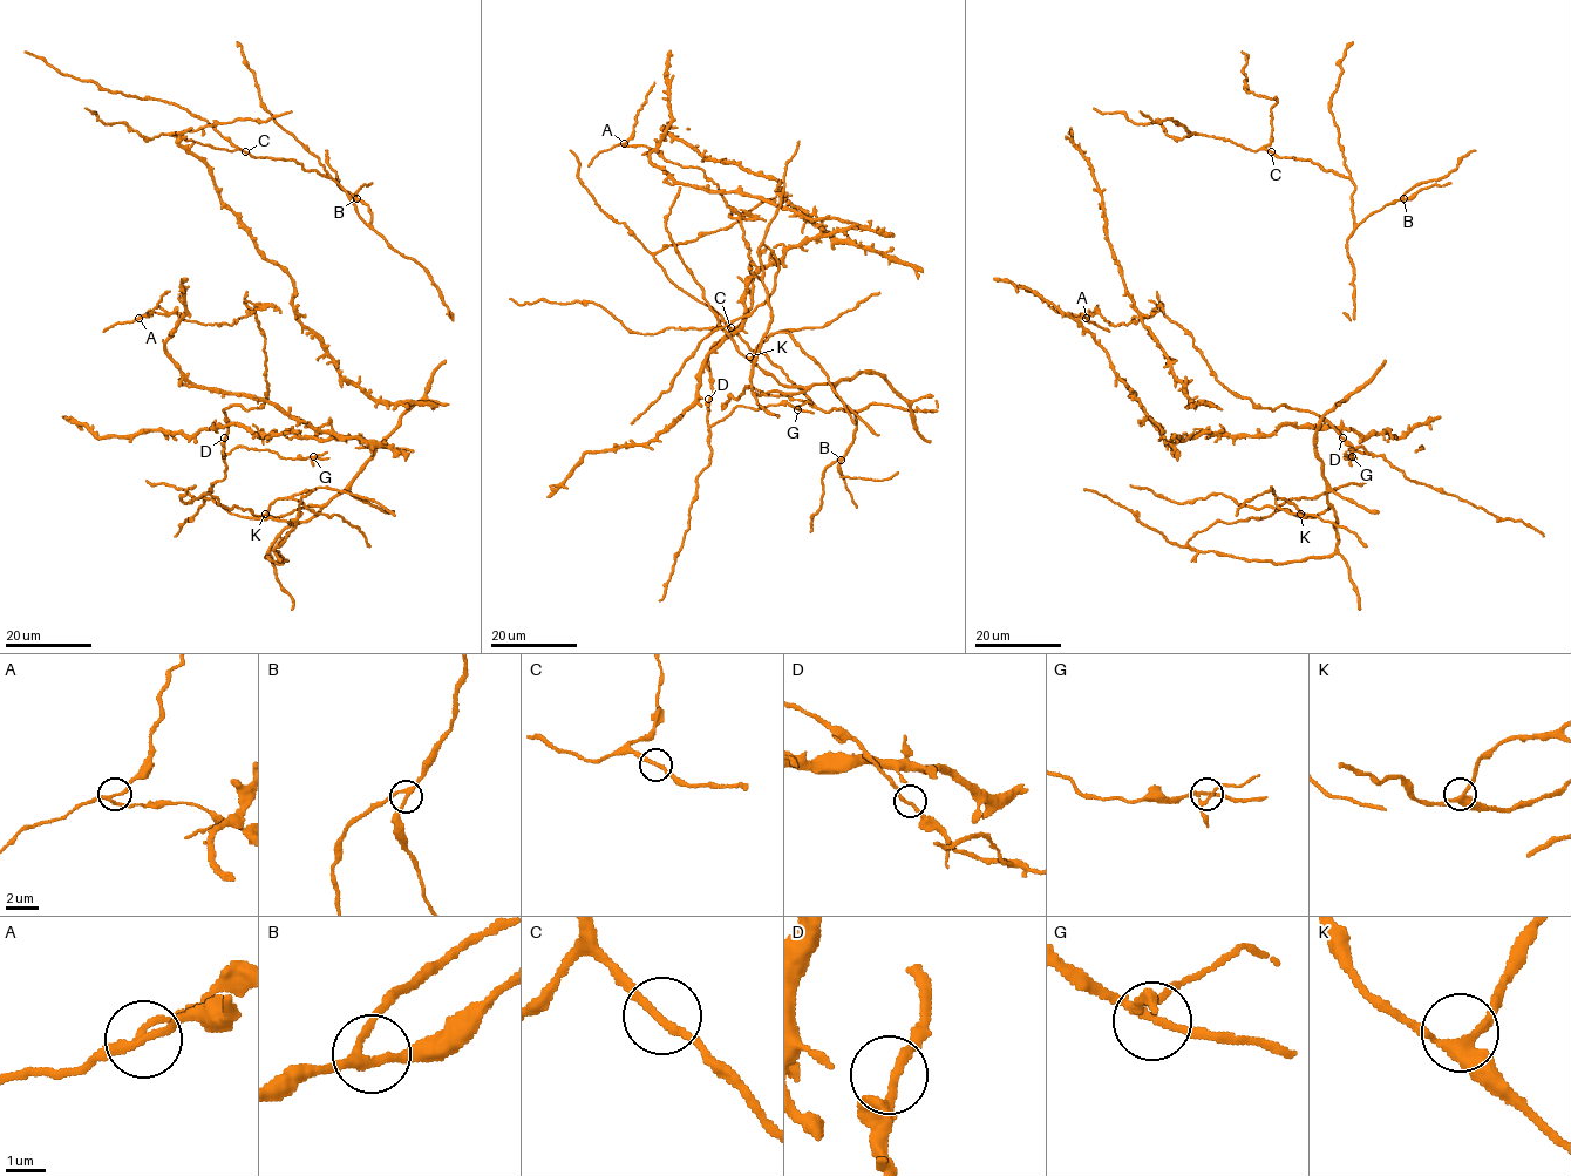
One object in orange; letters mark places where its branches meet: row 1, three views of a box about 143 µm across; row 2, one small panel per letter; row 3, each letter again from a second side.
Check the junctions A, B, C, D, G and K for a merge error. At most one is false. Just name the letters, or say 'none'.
A

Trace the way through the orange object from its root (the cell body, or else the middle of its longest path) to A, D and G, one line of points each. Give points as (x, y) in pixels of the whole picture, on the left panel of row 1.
A: (327, 453), (222, 451), (223, 410), (266, 399), (256, 311), (219, 326), (140, 318)
D: (327, 453), (291, 459), (267, 449), (237, 446), (224, 454), (224, 437)
G: (327, 453), (313, 456)

